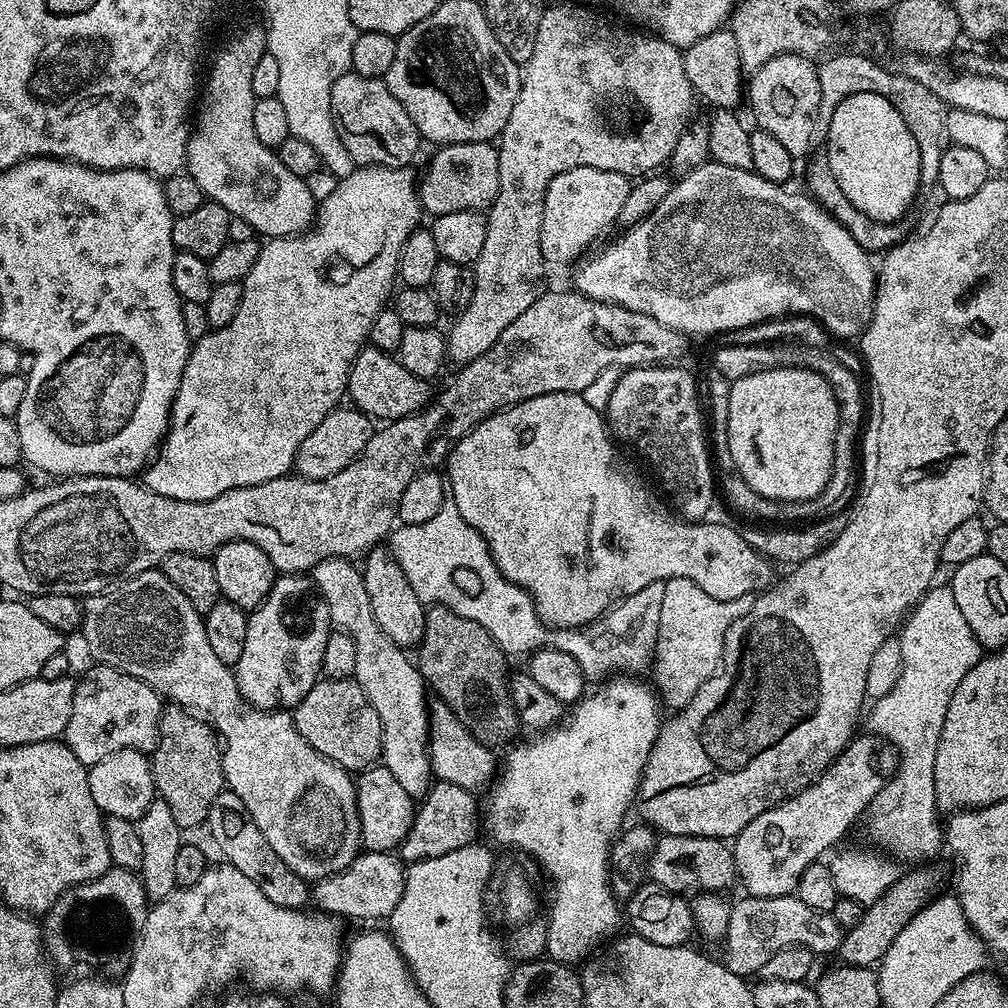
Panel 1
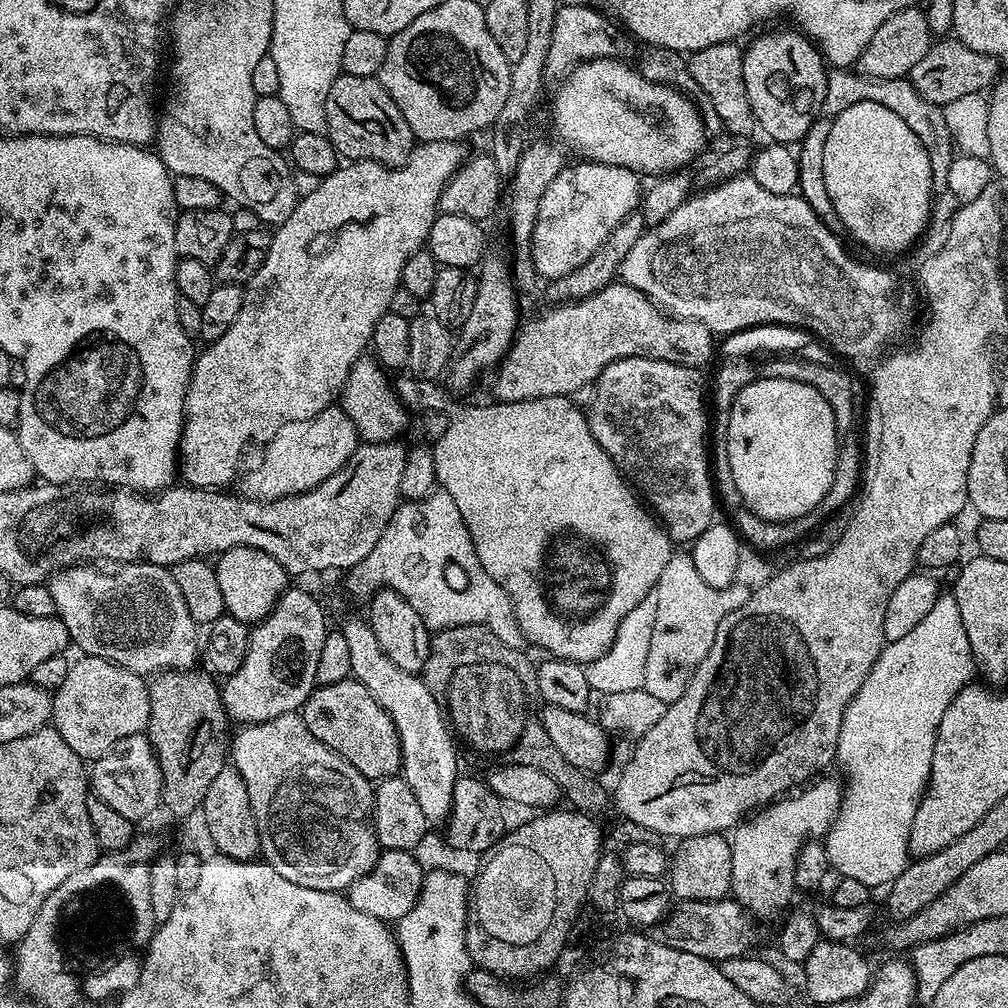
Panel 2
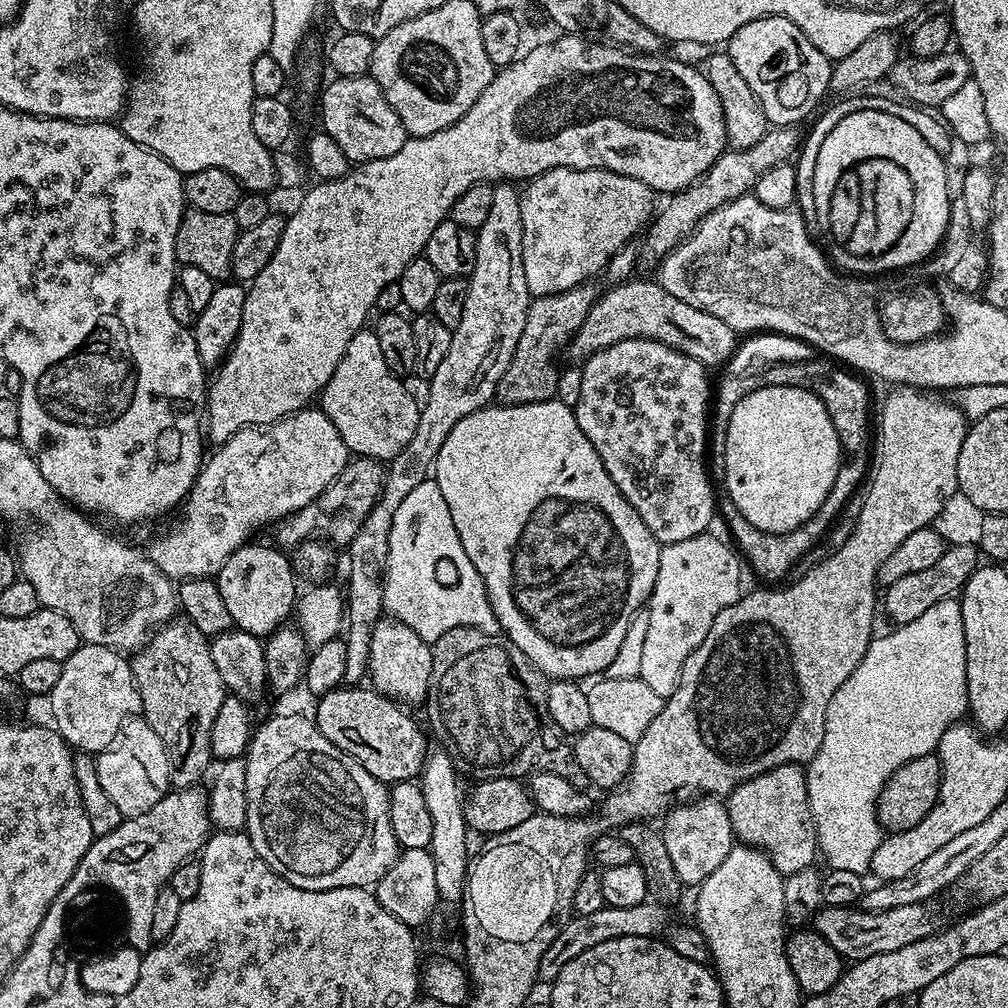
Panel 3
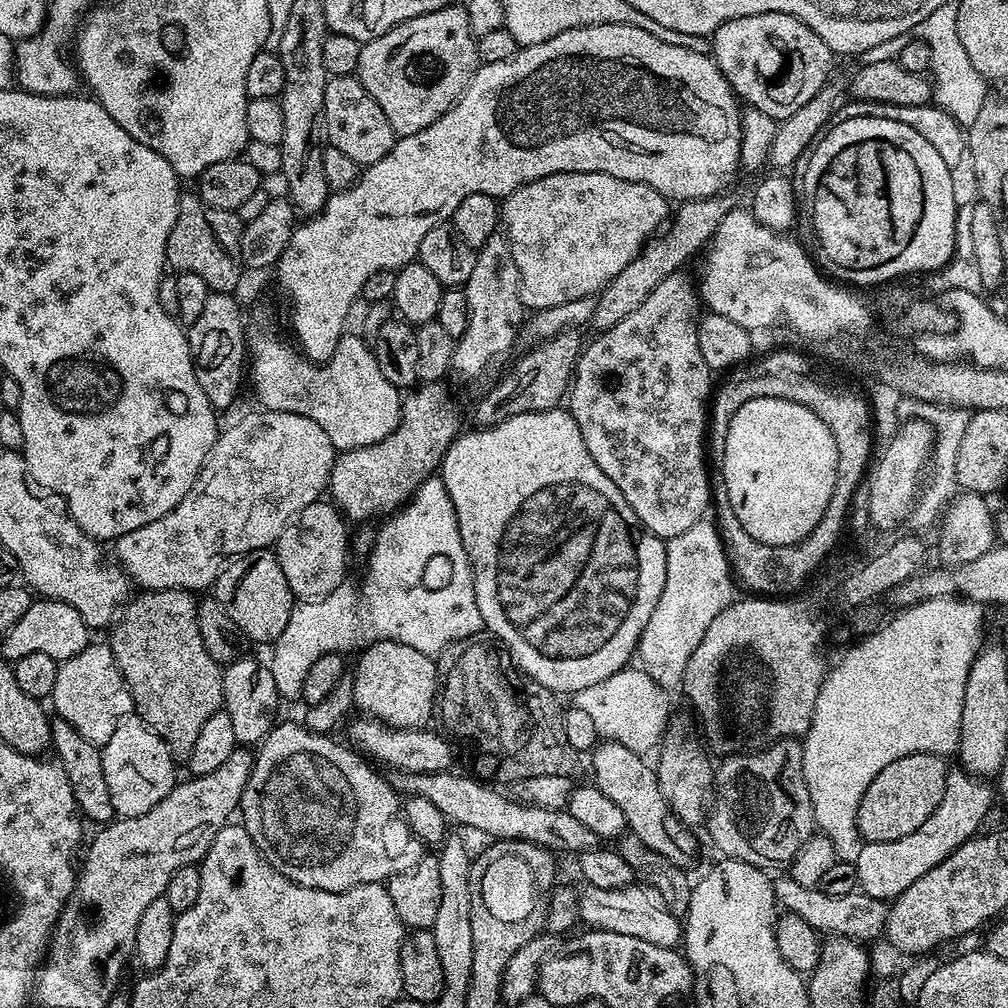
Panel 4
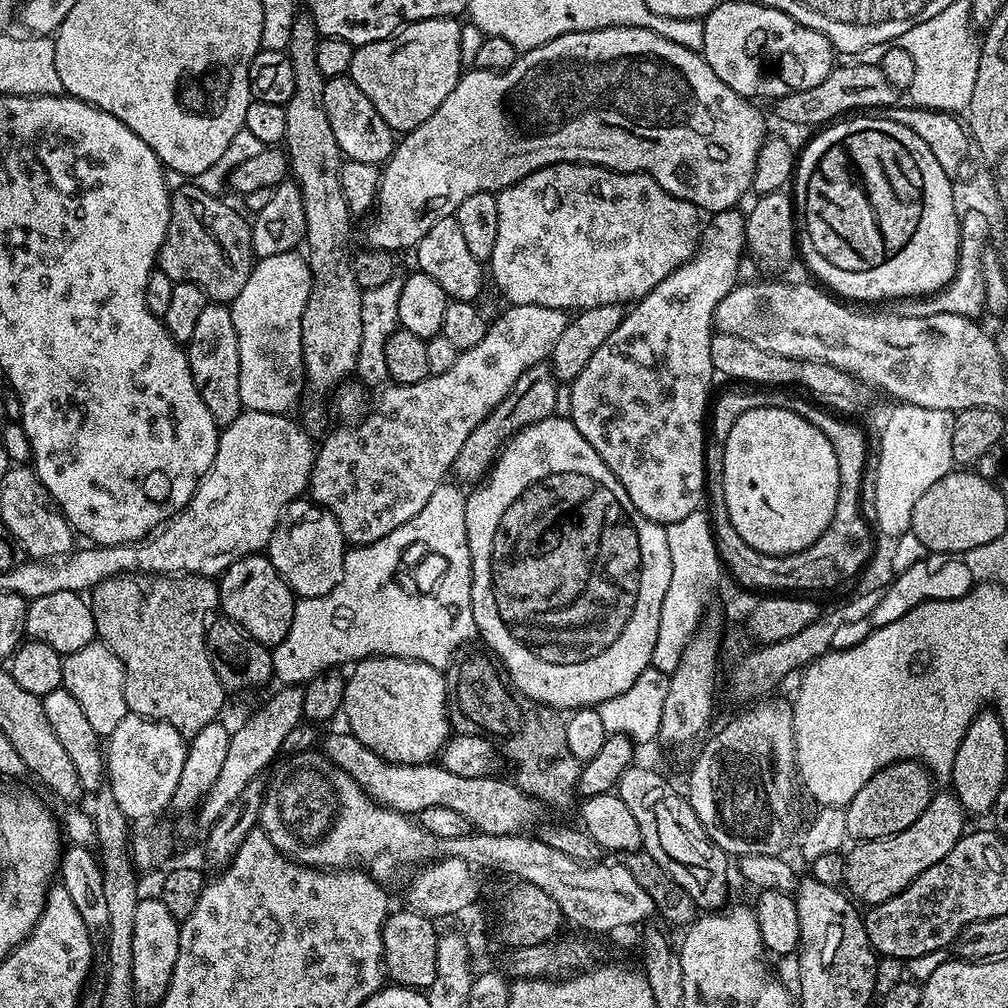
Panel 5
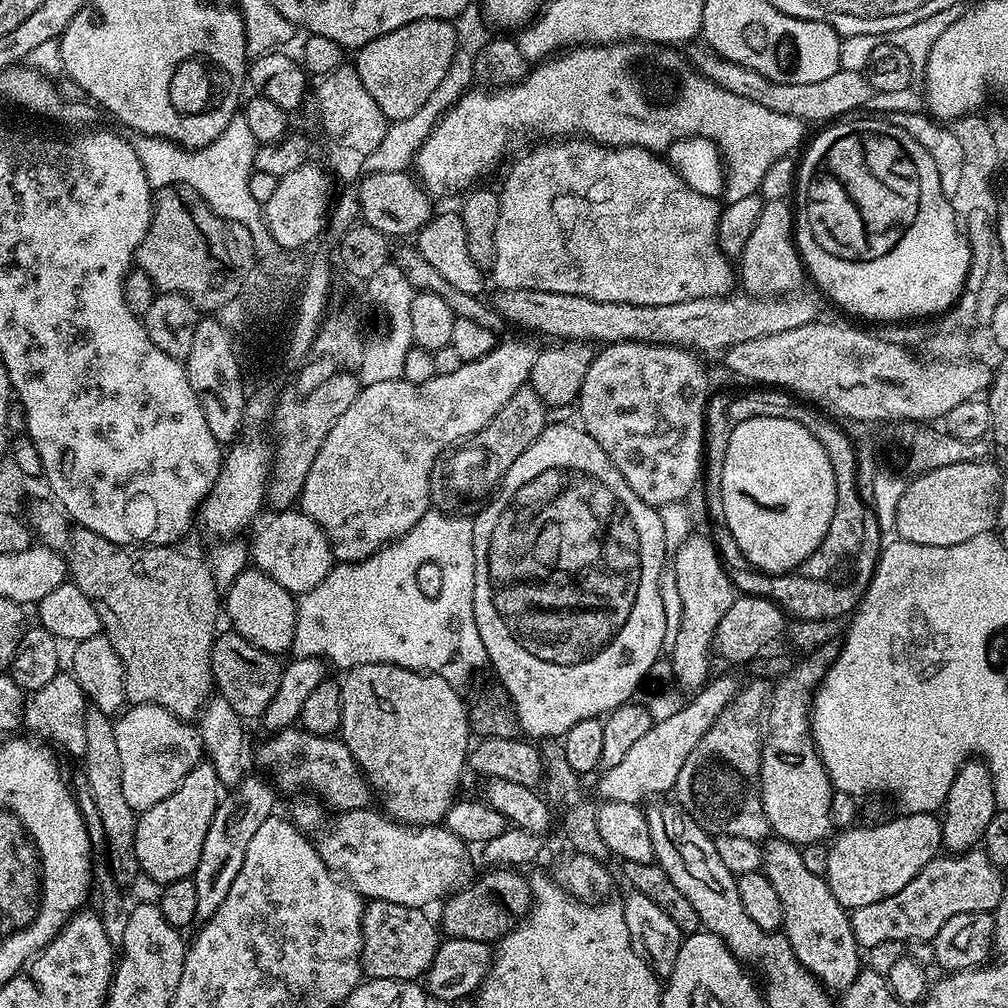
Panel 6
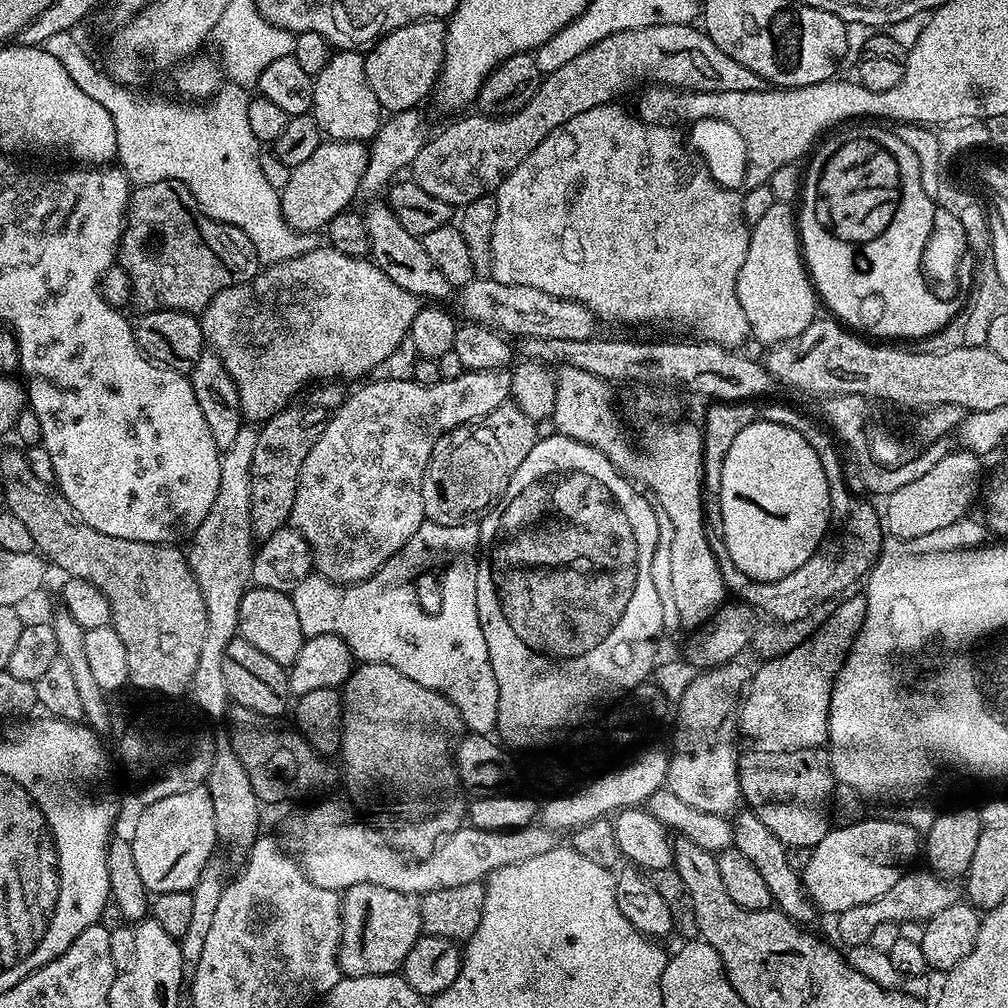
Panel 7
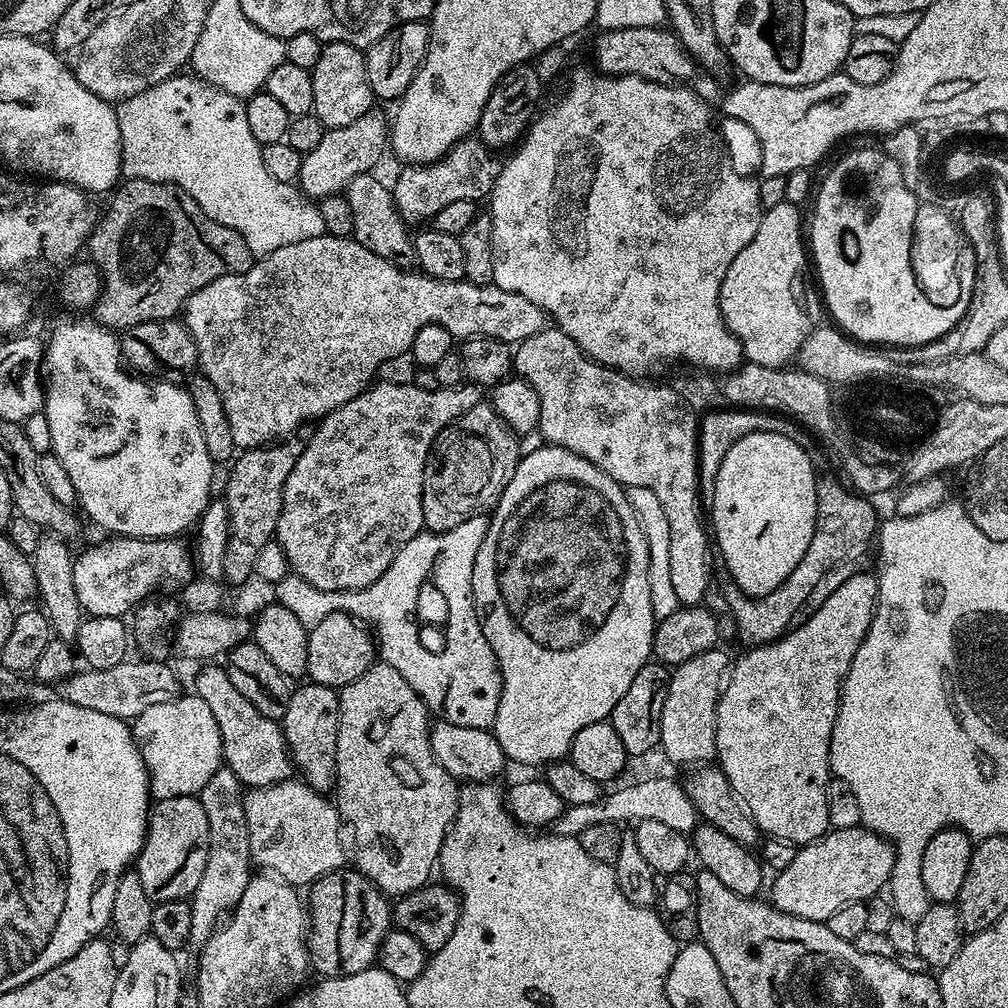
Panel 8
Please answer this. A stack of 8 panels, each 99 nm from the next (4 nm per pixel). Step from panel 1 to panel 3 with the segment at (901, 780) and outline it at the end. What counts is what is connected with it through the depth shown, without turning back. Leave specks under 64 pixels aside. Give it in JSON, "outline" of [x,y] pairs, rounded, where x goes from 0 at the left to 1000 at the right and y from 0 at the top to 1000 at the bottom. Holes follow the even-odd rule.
{"outline":[[[951,594],[935,595],[924,601],[923,605],[919,605],[917,609],[912,610],[905,617],[899,617],[886,622],[884,625],[886,627],[882,631],[870,630],[866,634],[865,640],[861,642],[855,653],[855,657],[851,657],[847,669],[843,673],[839,673],[839,677],[835,677],[835,681],[831,681],[831,688],[827,688],[827,692],[823,692],[823,700],[819,704],[819,724],[815,728],[815,740],[812,740],[812,748],[808,748],[808,752],[802,755],[800,759],[802,795],[804,796],[806,811],[810,816],[810,839],[815,853],[821,856],[820,860],[824,863],[847,863],[857,867],[864,862],[867,843],[871,843],[875,832],[875,820],[870,810],[870,798],[877,778],[897,757],[928,747],[937,725],[942,719],[949,717],[955,711],[952,709],[957,709],[958,706],[958,691],[956,689],[958,685],[958,637],[956,636]]]}

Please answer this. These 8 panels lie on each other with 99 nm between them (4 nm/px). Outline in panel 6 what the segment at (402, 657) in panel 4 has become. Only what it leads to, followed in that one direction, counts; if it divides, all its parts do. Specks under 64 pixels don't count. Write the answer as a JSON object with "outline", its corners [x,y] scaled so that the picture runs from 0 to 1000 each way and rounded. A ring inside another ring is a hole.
{"outline":[[[357,659],[344,664],[337,675],[336,729],[370,783],[393,786],[393,802],[402,814],[412,814],[409,813],[417,806],[416,798],[443,800],[453,789],[456,765],[461,765],[464,757],[466,719],[464,698],[452,687],[455,687],[453,680],[442,677],[442,673],[390,659]]]}

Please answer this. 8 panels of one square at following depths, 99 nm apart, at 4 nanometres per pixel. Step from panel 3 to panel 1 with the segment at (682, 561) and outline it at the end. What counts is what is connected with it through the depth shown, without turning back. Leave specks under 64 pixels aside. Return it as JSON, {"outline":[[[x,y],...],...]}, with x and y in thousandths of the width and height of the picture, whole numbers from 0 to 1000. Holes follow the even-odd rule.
{"outline":[[[681,573],[665,574],[659,579],[660,592],[657,593],[653,637],[648,651],[648,680],[662,701],[664,699],[667,704],[674,704],[683,698],[685,692],[710,667],[720,626],[732,613],[744,606],[750,591],[744,589],[722,595],[704,593],[704,589],[691,578]]]}

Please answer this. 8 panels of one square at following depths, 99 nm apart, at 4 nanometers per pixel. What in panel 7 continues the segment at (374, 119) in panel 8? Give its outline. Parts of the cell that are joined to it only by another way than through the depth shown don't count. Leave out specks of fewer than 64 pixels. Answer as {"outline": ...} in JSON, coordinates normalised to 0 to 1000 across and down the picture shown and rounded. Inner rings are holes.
{"outline":[[[355,139],[318,141],[315,149],[312,149],[300,165],[290,168],[288,181],[277,188],[278,207],[286,223],[292,229],[303,232],[313,232],[324,227],[326,220],[336,210],[342,209],[349,197],[354,196],[364,165],[365,150],[366,144]]]}

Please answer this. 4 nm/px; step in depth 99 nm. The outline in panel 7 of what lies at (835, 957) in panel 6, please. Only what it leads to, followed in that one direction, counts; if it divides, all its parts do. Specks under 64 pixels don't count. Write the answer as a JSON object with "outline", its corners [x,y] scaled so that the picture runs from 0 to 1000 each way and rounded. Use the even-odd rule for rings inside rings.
{"outline":[[[734,804],[725,811],[726,818],[726,840],[732,842],[756,867],[756,875],[764,882],[766,896],[775,905],[779,905],[785,913],[795,919],[802,919],[809,909],[812,909],[812,902],[798,883],[798,875],[795,866],[789,865],[782,854],[782,841],[772,832],[768,826],[744,804]]]}

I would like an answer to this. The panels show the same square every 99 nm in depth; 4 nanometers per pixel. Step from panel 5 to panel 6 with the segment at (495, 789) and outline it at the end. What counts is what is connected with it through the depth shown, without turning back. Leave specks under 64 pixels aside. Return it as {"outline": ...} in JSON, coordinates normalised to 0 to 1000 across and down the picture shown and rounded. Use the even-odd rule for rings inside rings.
{"outline":[[[291,720],[289,722],[281,722],[278,726],[269,727],[252,746],[252,754],[255,759],[258,758],[263,762],[265,769],[268,771],[269,777],[280,787],[282,786],[298,786],[303,782],[306,786],[311,786],[313,790],[318,790],[327,801],[333,802],[334,807],[350,806],[356,802],[366,801],[370,797],[369,789],[371,783],[366,778],[361,765],[355,760],[355,756],[351,756],[351,748],[347,748],[347,744],[342,740],[340,733],[334,732],[332,729],[316,730],[311,726],[302,725],[301,721]]]}

